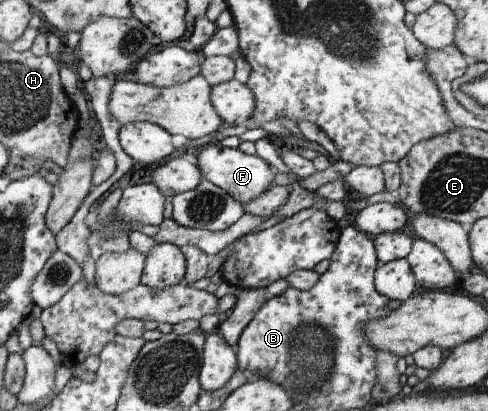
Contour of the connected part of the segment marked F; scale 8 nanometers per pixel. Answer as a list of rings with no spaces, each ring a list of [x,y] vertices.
[[[209,143],[201,152],[196,150],[192,158],[201,168],[205,179],[225,190],[241,205],[255,200],[257,196],[261,196],[265,190],[269,190],[275,184],[273,170],[269,170],[269,164],[265,160],[261,160],[258,155],[247,156],[238,148],[227,148],[221,143]]]

